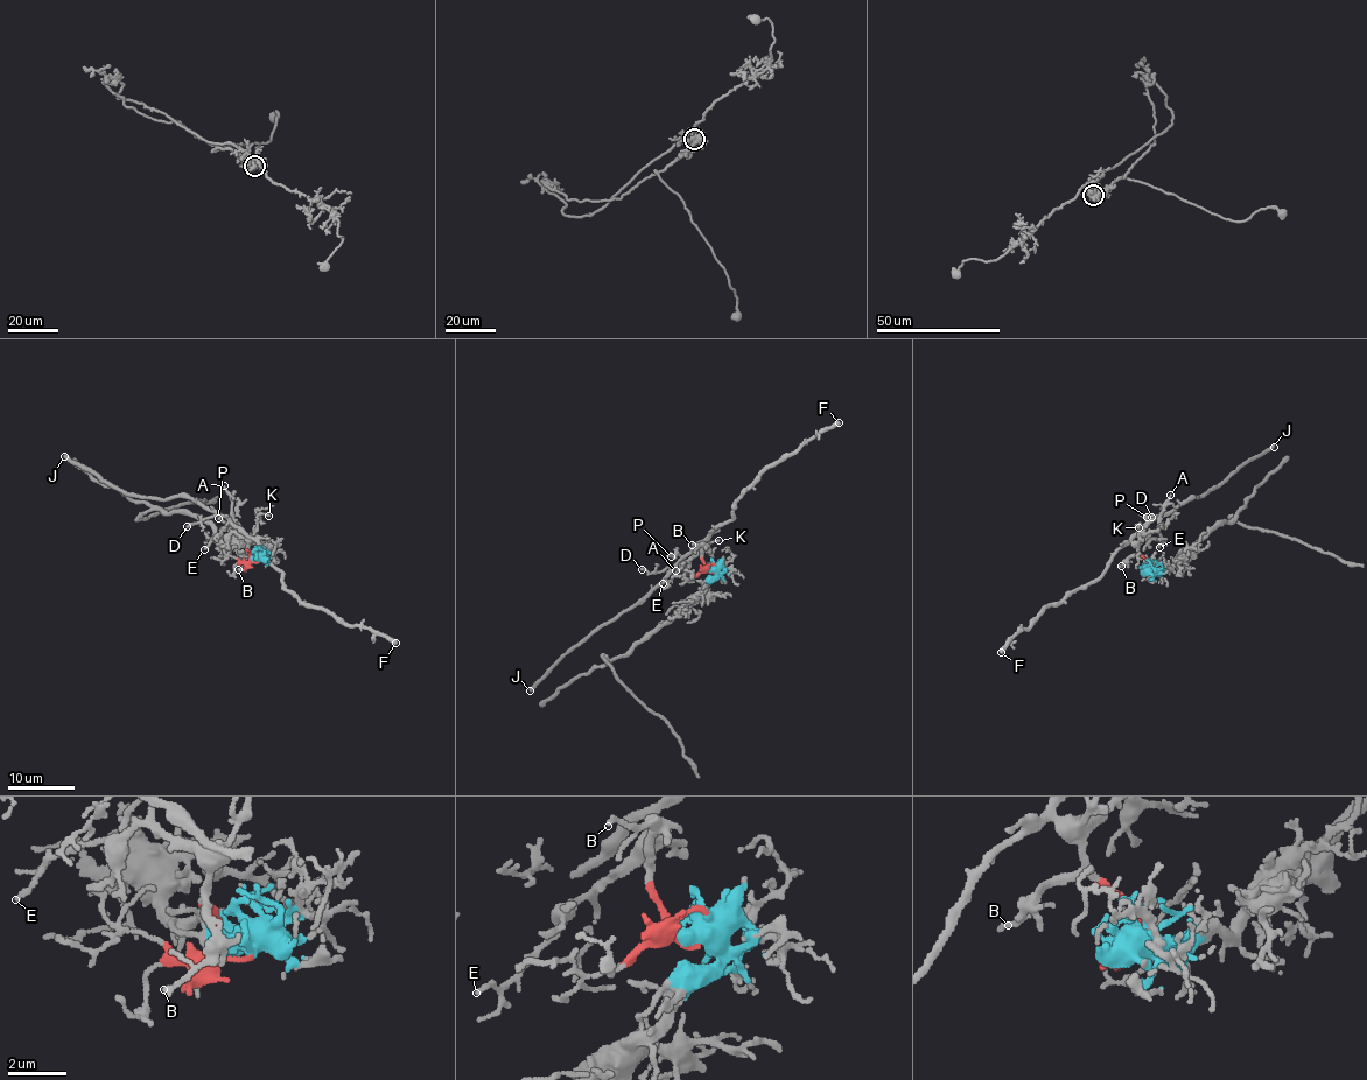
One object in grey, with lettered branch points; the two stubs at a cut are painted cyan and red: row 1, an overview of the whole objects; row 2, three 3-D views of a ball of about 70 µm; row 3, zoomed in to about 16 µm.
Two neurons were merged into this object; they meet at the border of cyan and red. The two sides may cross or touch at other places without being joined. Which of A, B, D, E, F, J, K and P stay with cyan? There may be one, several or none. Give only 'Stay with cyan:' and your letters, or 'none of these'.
Stay with cyan: none of these

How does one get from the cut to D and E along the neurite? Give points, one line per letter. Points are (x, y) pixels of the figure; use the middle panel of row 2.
D: (710, 572), (699, 545), (672, 566), (651, 573), (642, 569)
E: (710, 572), (701, 552), (698, 552), (663, 583)

